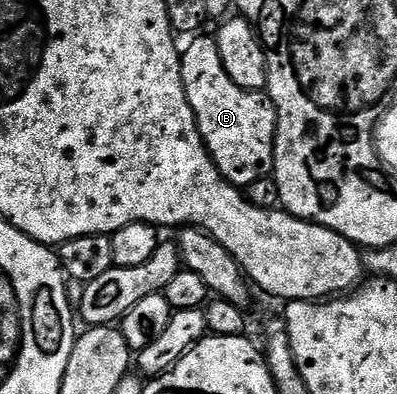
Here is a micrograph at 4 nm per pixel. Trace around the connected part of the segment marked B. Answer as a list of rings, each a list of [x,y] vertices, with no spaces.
[[[195,35],[182,50],[181,79],[185,87],[185,95],[189,99],[189,107],[193,107],[193,115],[197,127],[201,131],[203,141],[211,153],[211,159],[219,168],[220,175],[230,185],[246,187],[257,179],[268,176],[275,167],[275,132],[277,119],[275,104],[266,92],[254,89],[242,89],[229,79],[225,67],[221,63],[221,51],[217,47],[214,36]]]

